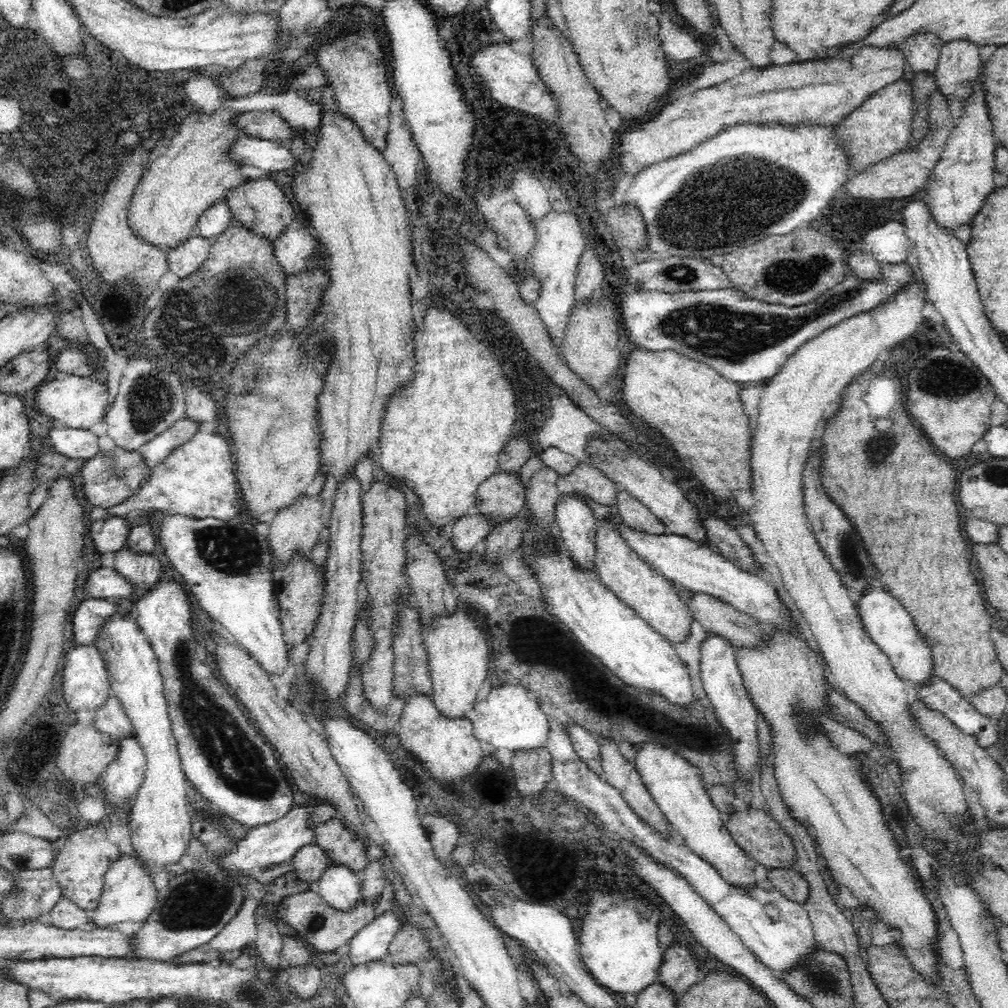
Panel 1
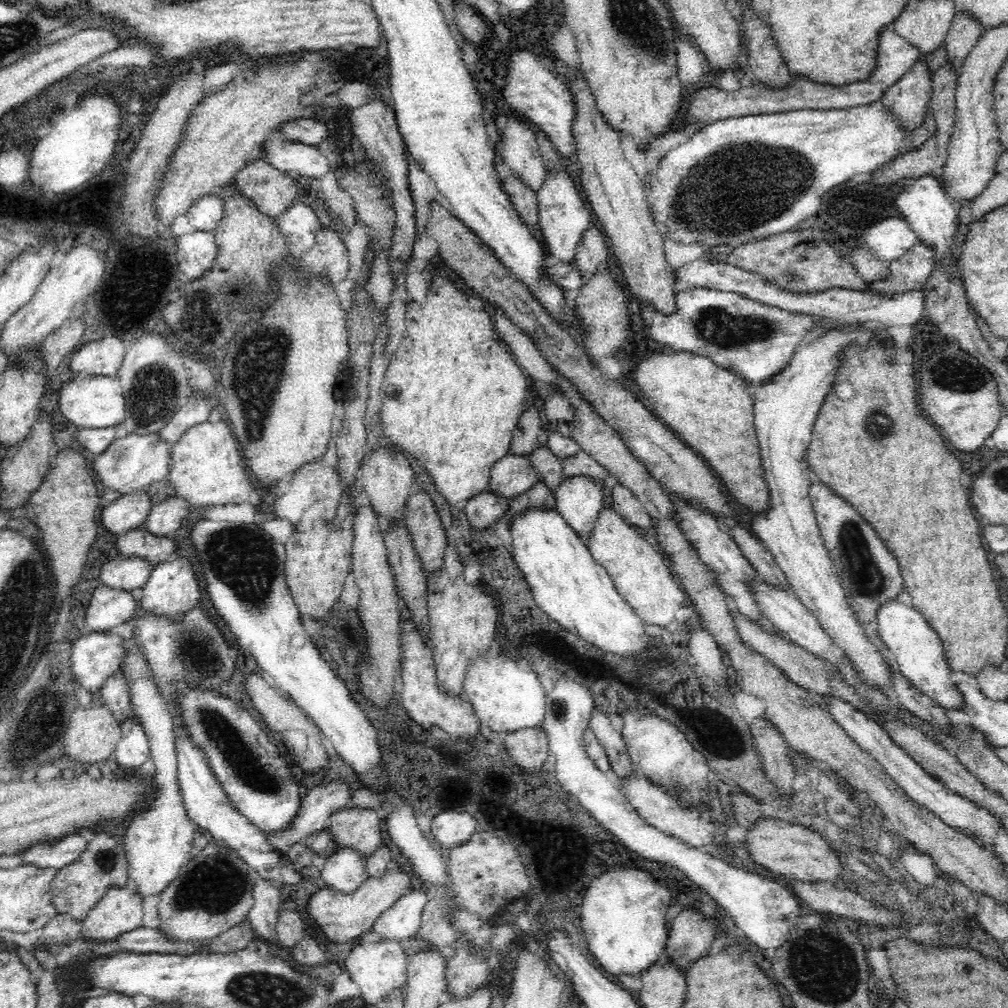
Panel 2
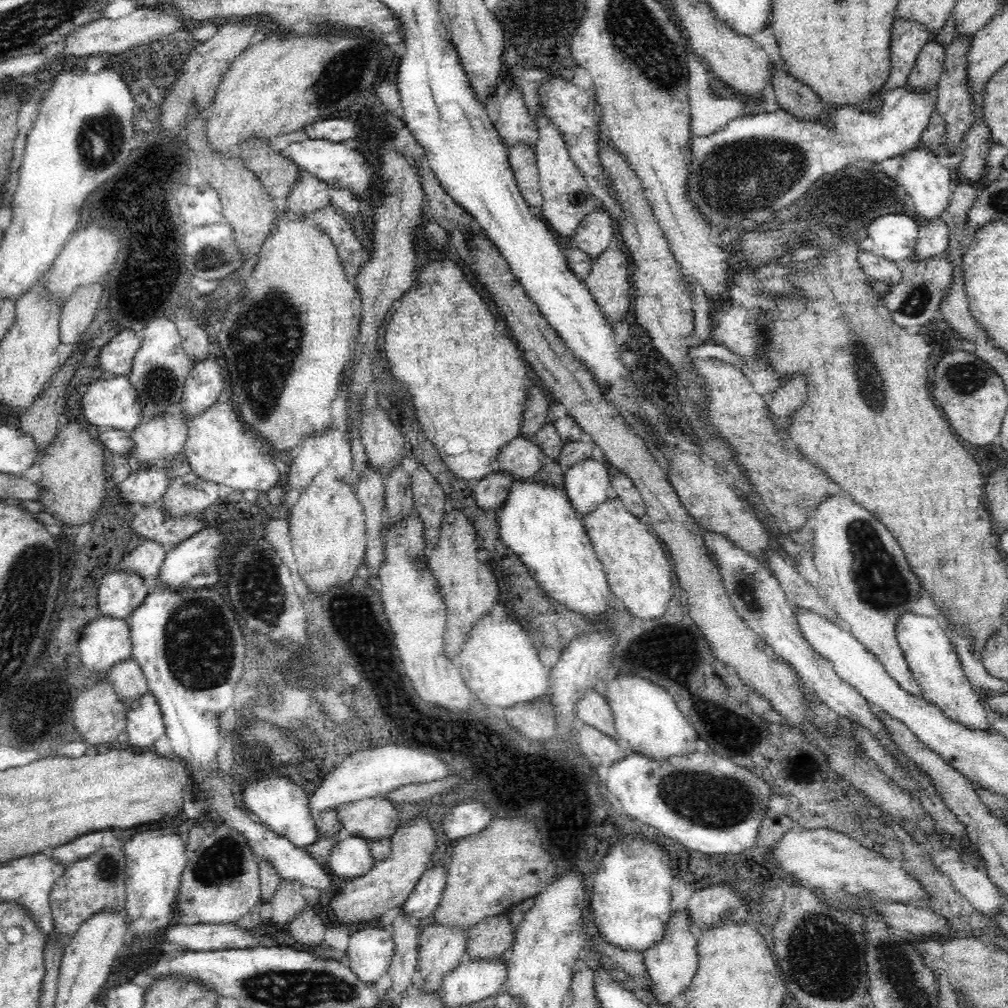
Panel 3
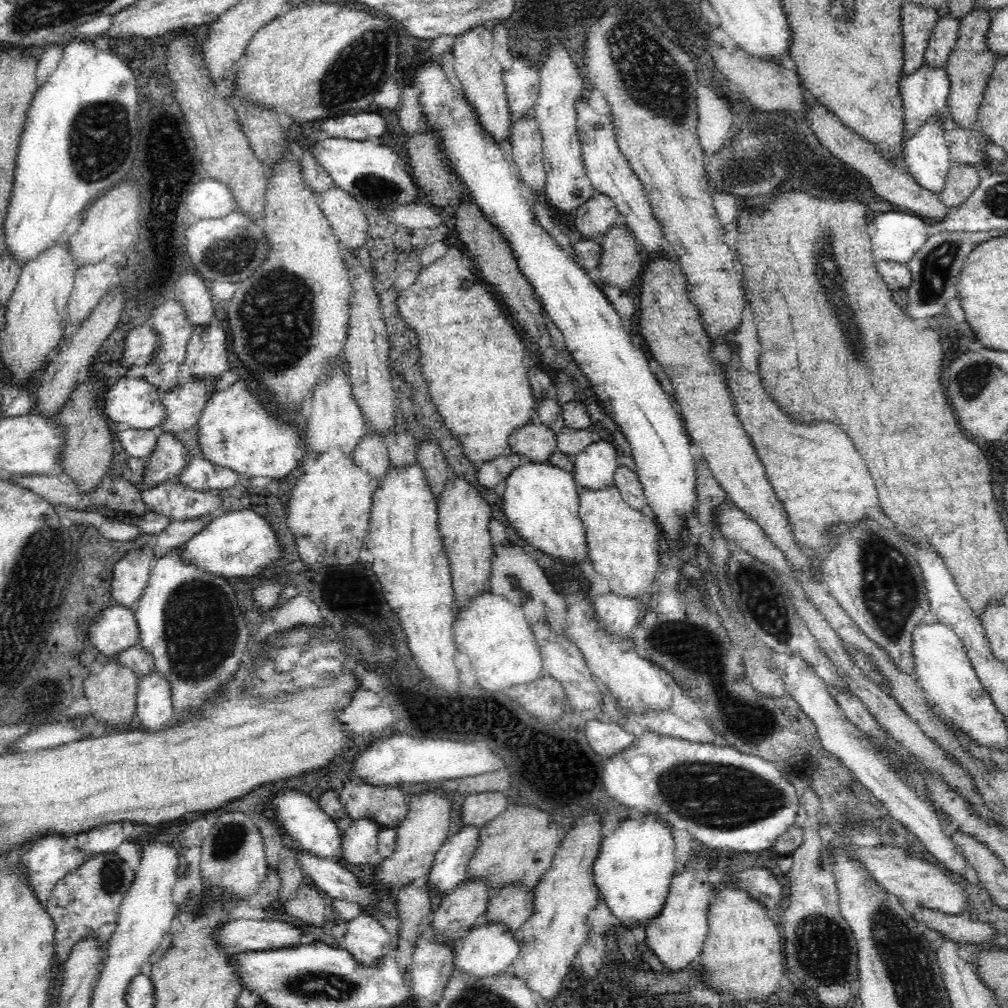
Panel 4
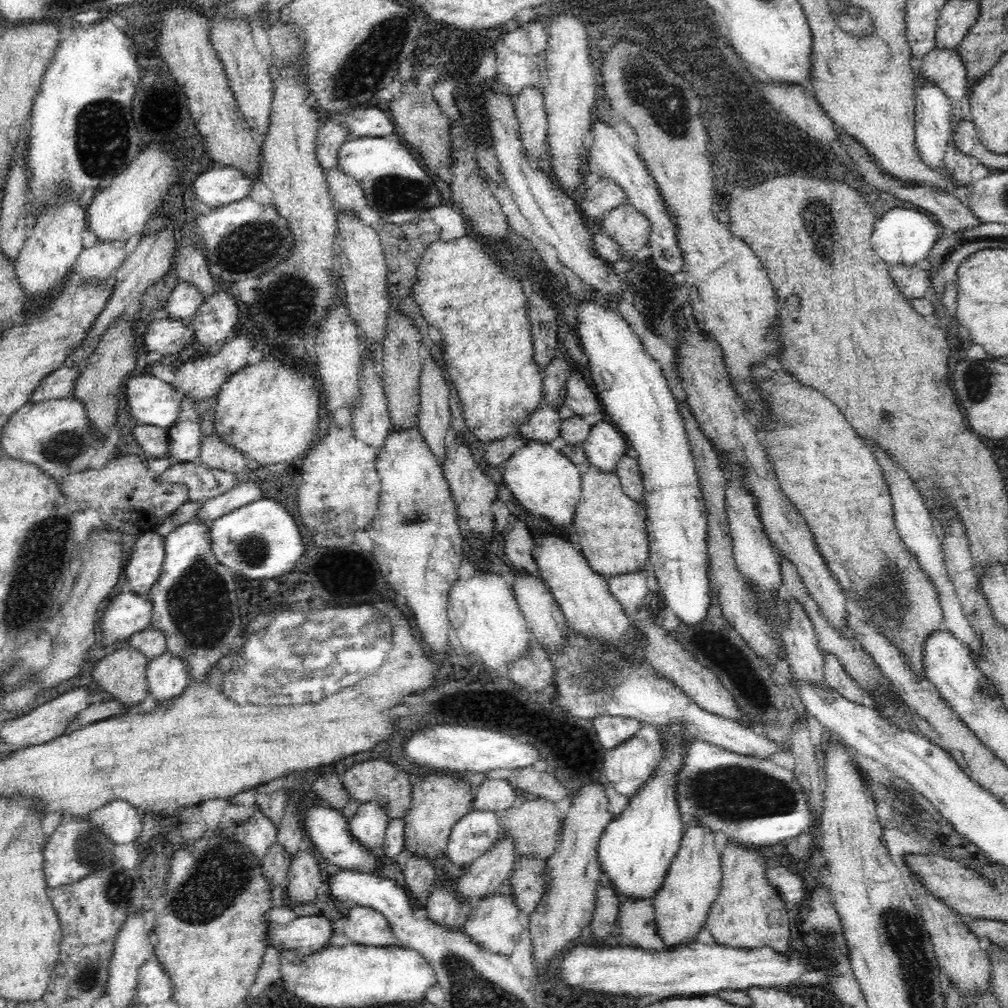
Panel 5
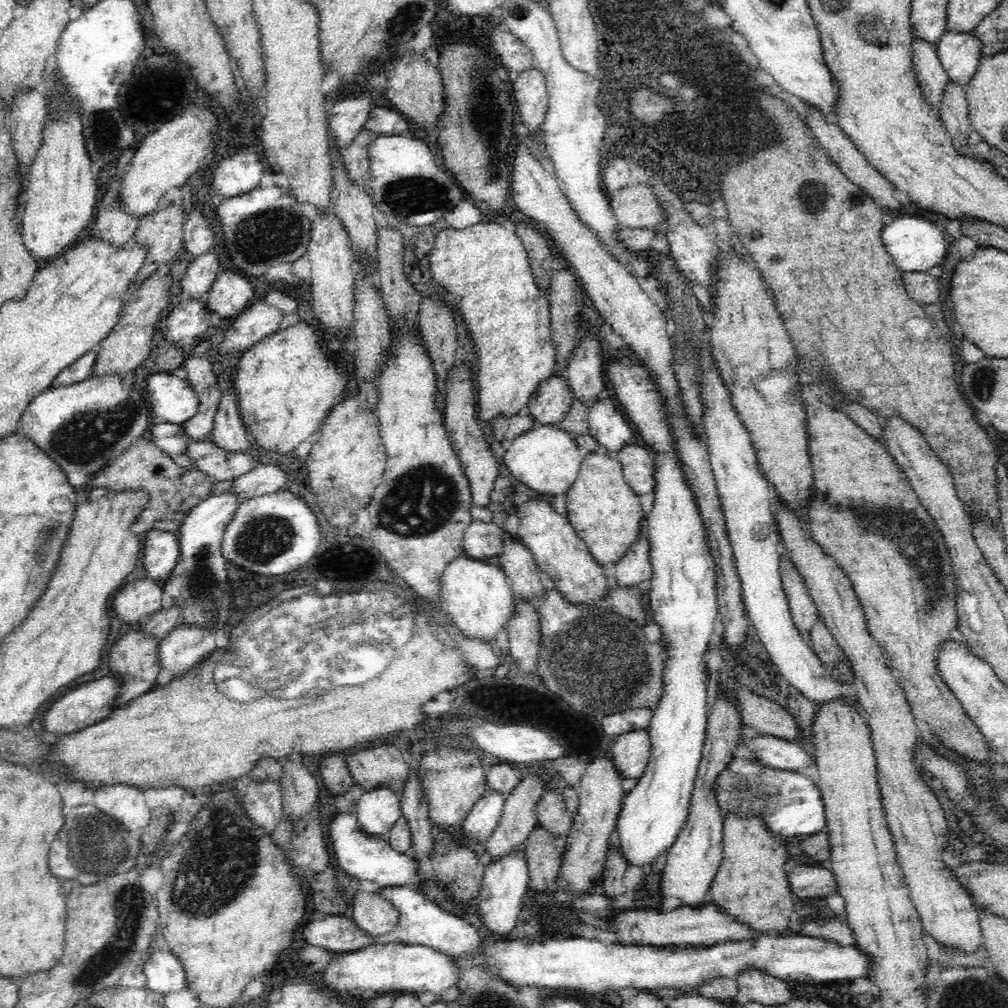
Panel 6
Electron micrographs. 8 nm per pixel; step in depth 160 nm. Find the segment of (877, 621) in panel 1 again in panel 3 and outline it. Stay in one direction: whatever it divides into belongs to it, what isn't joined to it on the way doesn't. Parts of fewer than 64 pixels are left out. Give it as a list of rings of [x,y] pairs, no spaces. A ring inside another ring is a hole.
[[[912,612],[904,614],[897,627],[897,640],[900,641],[910,670],[920,683],[922,696],[928,702],[935,704],[946,716],[972,731],[990,730],[985,705],[963,671],[950,633],[937,618],[920,616]]]

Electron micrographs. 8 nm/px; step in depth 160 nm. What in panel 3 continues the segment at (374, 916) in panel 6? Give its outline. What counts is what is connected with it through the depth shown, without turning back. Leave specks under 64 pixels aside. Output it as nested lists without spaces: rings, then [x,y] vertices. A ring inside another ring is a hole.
[[[374,922],[358,926],[349,936],[350,970],[362,981],[378,980],[393,962],[392,935]]]

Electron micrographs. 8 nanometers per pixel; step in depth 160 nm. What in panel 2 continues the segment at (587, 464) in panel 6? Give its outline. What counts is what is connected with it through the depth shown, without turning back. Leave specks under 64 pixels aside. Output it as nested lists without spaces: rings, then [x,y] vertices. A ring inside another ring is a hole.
[[[615,507],[599,512],[586,543],[594,560],[608,571],[616,590],[644,624],[671,627],[678,618],[677,611],[689,605],[687,594],[674,580],[671,567],[668,567],[669,561],[646,541],[644,533],[624,521]]]

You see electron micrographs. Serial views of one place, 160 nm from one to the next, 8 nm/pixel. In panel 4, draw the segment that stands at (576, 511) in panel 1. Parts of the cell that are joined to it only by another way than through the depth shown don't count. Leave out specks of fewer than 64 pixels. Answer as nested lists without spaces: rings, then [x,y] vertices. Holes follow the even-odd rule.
[[[600,437],[575,454],[574,478],[579,488],[600,489],[613,485],[619,452],[610,437]]]

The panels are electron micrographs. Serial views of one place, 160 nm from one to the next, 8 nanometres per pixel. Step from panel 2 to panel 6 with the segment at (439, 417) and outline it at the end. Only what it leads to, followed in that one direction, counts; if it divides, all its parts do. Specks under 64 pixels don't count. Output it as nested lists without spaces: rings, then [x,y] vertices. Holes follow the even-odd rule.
[[[479,221],[468,228],[444,228],[438,233],[430,253],[433,281],[452,296],[462,322],[474,344],[478,370],[478,417],[492,422],[500,416],[514,416],[530,403],[542,381],[552,376],[557,364],[557,346],[553,340],[548,292],[538,288],[527,250],[511,226],[497,221]]]

